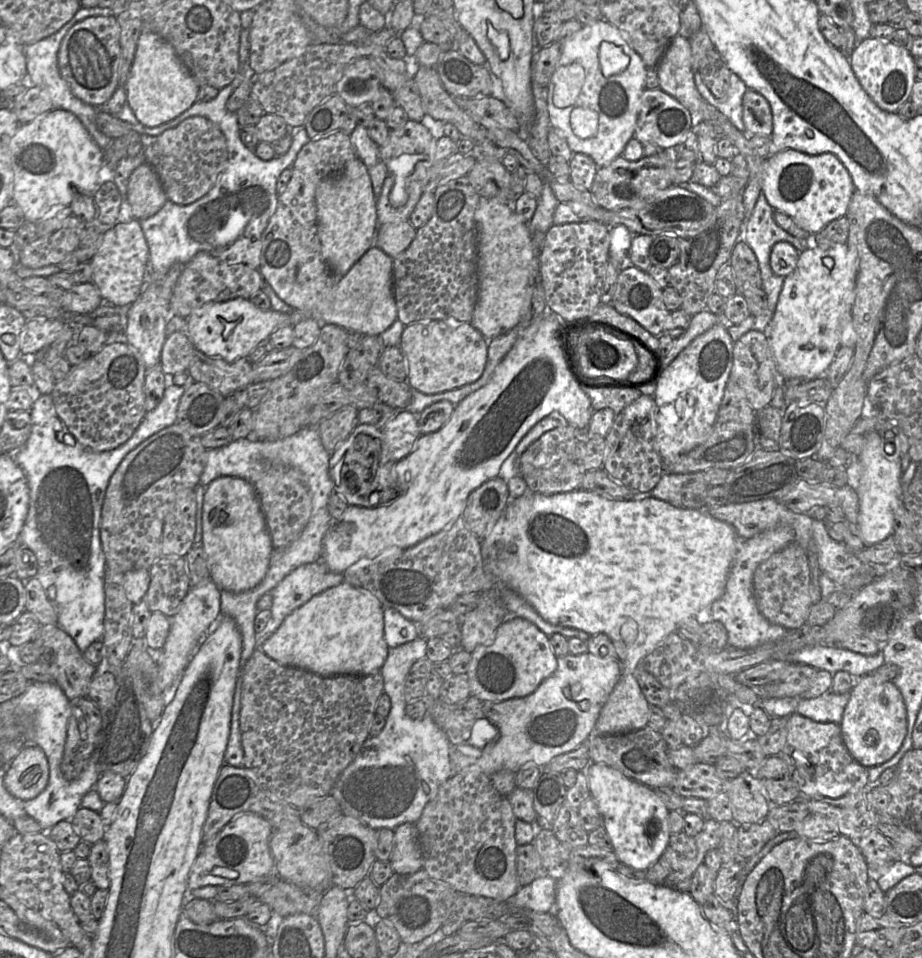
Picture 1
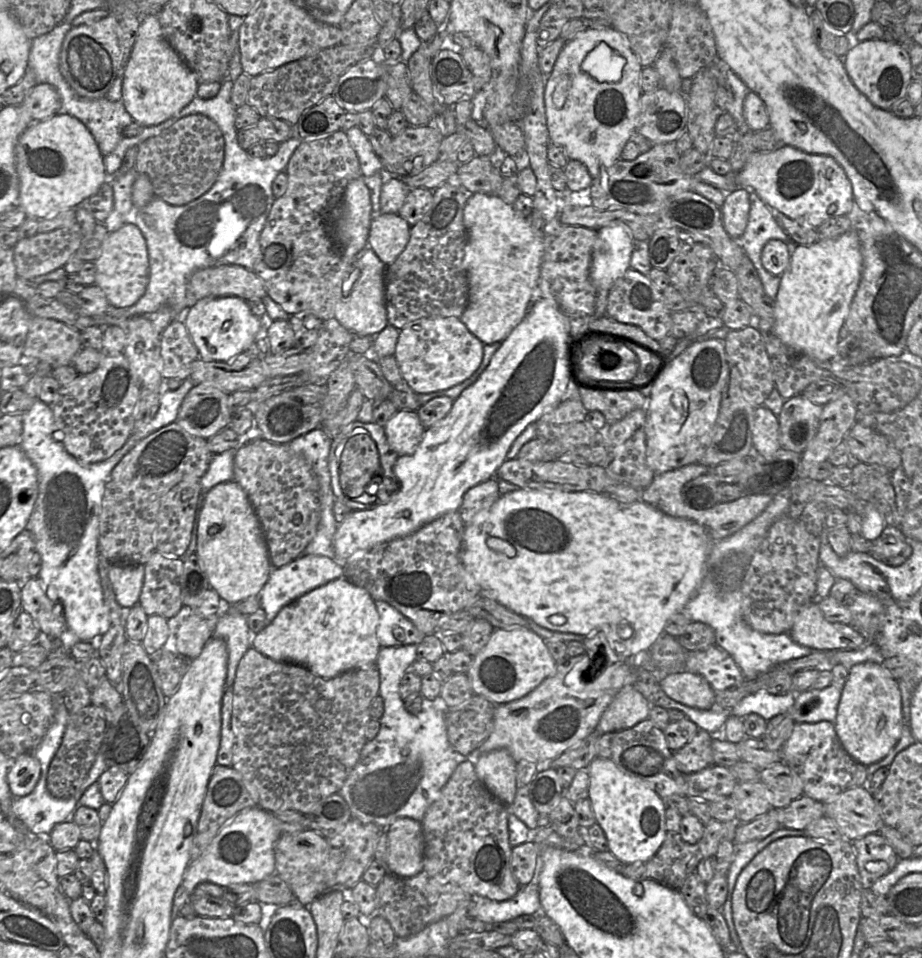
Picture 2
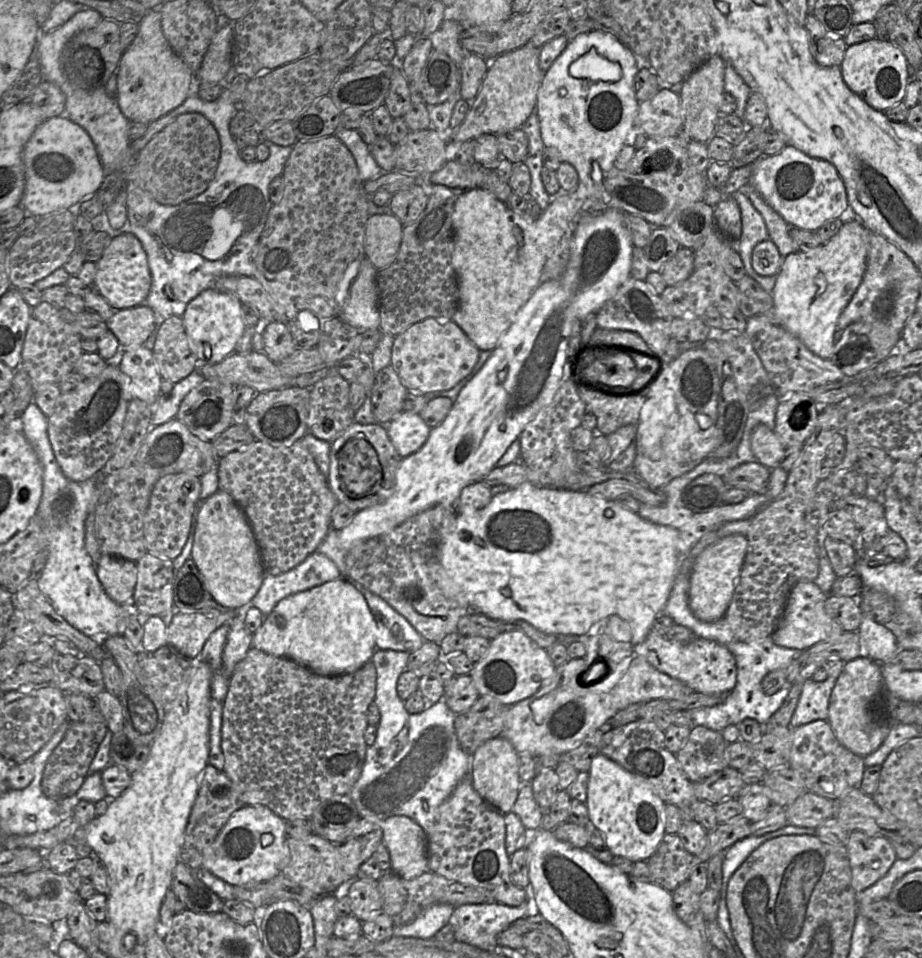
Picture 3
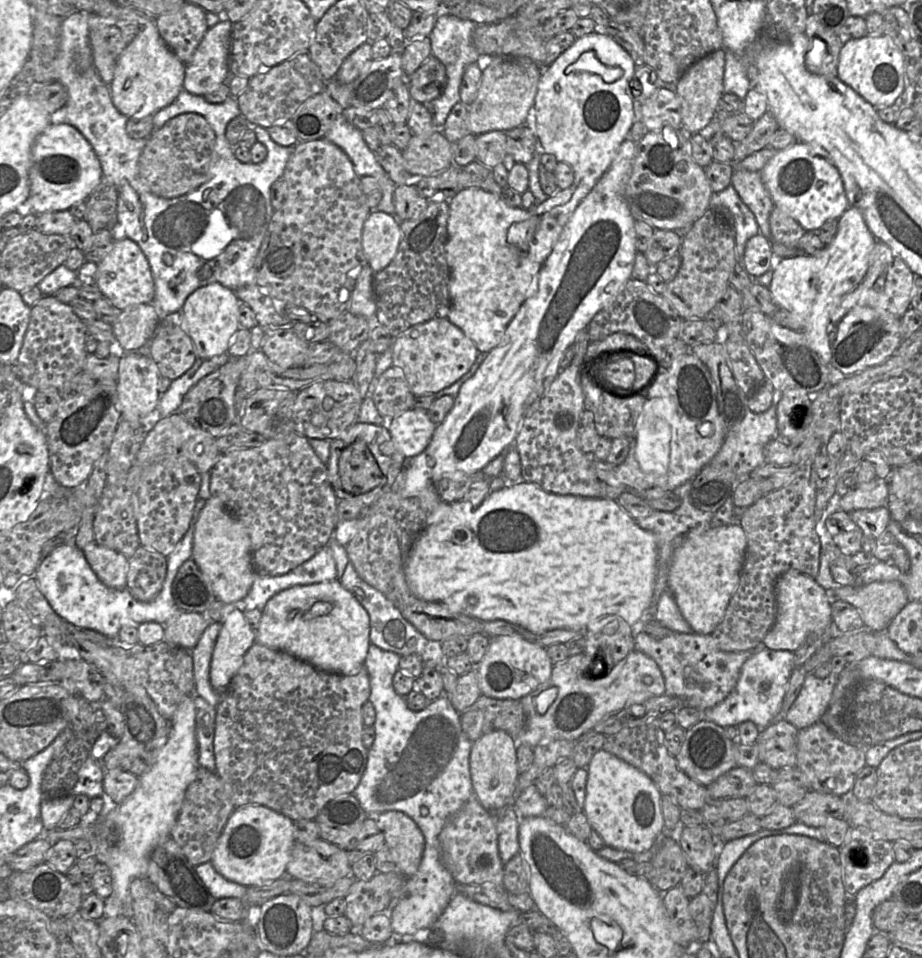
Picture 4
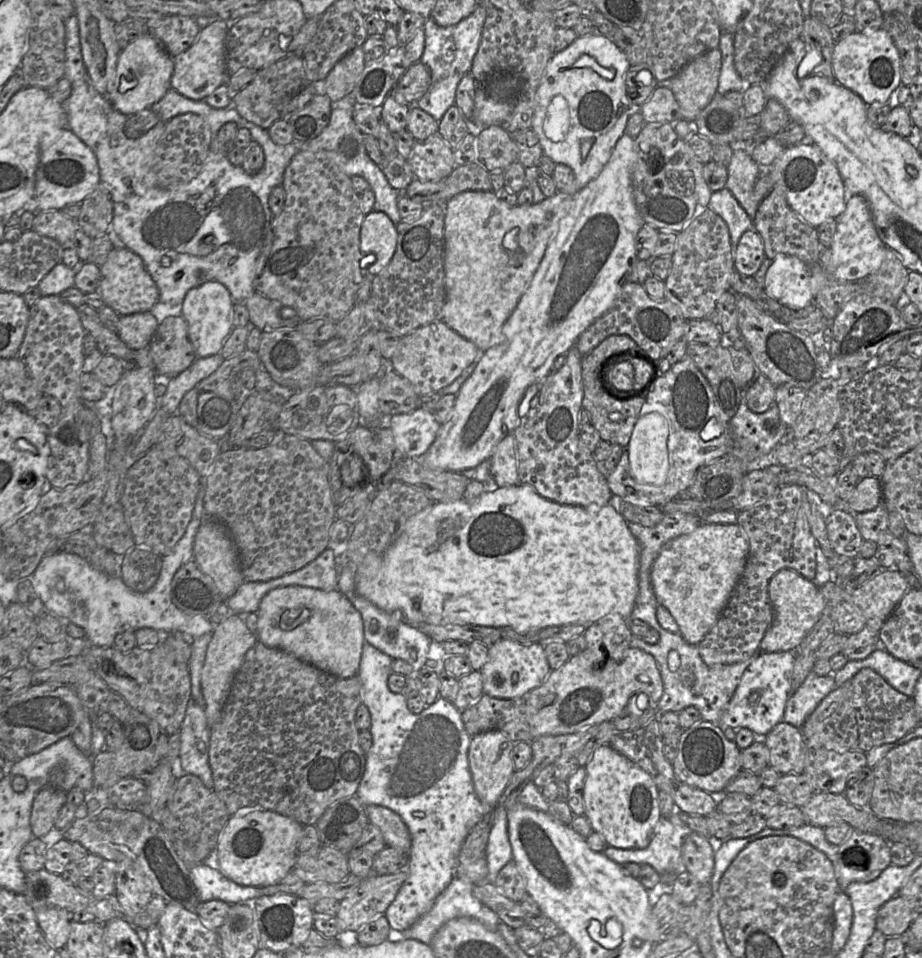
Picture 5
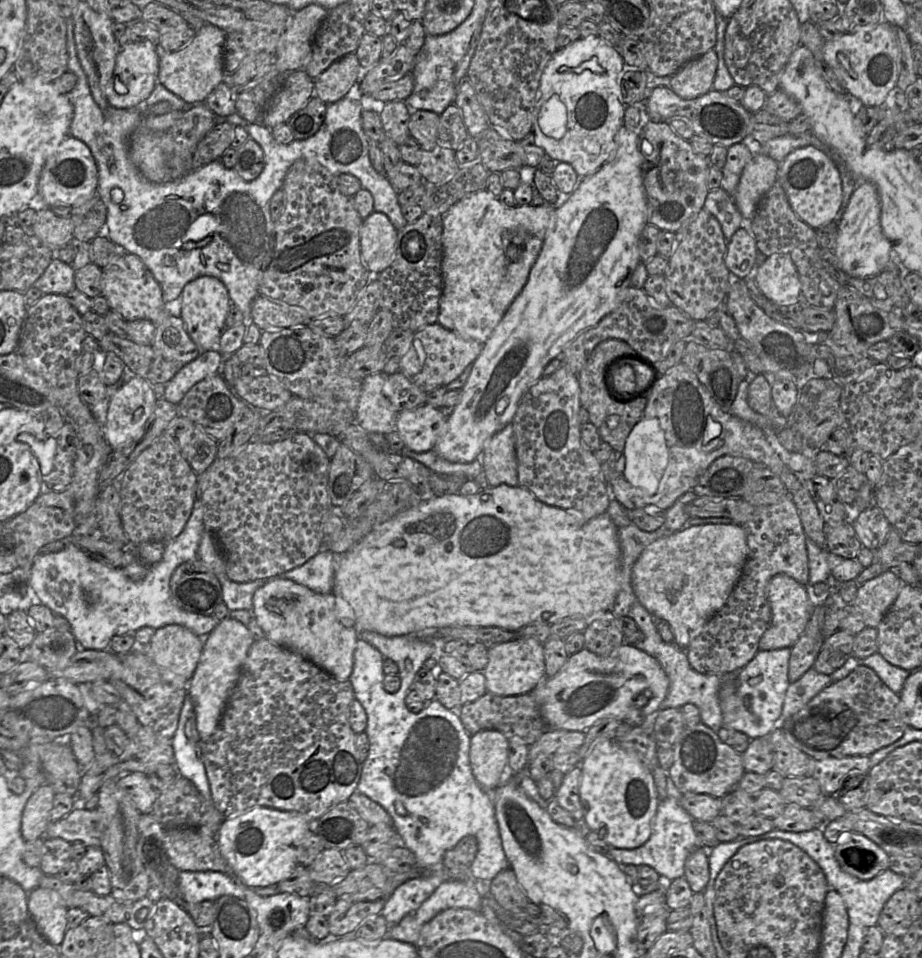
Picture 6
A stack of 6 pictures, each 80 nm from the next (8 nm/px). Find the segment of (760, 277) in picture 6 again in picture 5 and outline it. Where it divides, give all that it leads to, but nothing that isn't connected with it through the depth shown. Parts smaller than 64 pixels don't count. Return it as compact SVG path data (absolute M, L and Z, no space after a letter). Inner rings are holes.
M779 254L772 260L763 290L794 311L806 308L814 300L808 267L799 258L786 254Z

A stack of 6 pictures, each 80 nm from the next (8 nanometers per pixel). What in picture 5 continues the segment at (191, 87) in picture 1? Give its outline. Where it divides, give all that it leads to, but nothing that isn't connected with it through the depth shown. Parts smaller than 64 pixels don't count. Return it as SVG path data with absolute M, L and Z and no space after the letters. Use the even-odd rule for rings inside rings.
M150 32L143 34L122 49L107 97L112 106L126 116L150 109L171 89L173 70L173 57Z

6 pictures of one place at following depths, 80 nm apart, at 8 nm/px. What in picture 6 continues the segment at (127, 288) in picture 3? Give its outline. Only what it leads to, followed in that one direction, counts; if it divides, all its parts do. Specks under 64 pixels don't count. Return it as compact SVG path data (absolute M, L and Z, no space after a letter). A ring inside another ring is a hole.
M131 253L115 256L110 263L102 268L102 296L104 296L109 304L110 310L117 312L127 322L146 319L157 324L166 316L165 301L160 284L156 281L145 264Z

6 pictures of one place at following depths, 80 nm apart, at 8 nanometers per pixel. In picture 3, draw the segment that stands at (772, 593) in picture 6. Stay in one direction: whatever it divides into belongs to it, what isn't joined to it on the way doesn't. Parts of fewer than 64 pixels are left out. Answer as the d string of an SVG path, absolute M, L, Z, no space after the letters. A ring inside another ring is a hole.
M814 582L796 583L789 592L780 622L771 635L773 642L781 647L805 651L820 642L839 638L844 631L825 611L827 597L828 594L823 593Z

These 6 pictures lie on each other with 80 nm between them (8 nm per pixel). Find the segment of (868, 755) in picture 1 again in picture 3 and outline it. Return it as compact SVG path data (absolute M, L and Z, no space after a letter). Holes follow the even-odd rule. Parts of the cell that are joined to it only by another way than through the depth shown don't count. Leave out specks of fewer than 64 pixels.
M869 657L846 662L832 690L828 722L841 745L858 756L866 757L875 752L890 733L891 723L883 720L879 711L871 709L872 703L883 692L880 663Z

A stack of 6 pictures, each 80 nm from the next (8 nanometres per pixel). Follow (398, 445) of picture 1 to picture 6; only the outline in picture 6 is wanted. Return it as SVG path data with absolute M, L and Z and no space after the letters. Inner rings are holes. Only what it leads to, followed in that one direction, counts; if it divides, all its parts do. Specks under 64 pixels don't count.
M426 403L399 412L396 431L407 449L416 453L432 451L445 430L447 418L438 408Z

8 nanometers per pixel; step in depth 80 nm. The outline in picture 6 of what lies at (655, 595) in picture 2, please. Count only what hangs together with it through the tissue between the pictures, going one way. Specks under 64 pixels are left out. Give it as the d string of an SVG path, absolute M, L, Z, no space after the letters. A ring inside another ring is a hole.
M501 484L480 490L471 496L445 494L423 500L412 508L396 514L341 555L335 565L333 593L342 597L352 607L358 632L374 631L389 637L414 634L425 629L467 626L493 626L517 632L524 626L538 621L552 625L567 617L592 618L602 612L611 611L620 590L621 549L618 531L619 528L606 512L588 521L580 521L566 510L539 501L529 490L519 485L511 487Z

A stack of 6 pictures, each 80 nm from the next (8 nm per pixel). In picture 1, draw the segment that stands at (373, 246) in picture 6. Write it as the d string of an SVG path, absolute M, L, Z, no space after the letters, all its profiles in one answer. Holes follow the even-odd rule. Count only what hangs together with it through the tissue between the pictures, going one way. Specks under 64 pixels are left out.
M409 221L384 224L380 227L378 223L375 245L391 258L396 258L409 247L416 234L417 229Z

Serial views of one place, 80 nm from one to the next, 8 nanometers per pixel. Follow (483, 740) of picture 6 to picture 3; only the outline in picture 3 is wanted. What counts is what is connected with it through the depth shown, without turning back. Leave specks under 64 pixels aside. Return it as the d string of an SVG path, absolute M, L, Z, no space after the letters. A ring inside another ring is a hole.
M503 736L487 740L470 755L470 778L474 789L490 805L506 814L512 811L522 781L518 774L518 752Z

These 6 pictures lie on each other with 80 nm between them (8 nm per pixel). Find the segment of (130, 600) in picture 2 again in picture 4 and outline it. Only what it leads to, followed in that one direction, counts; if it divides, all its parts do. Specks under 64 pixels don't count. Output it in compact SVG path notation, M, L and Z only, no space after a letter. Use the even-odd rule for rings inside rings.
M93 542L82 550L89 566L108 588L127 588L128 559L121 553Z

